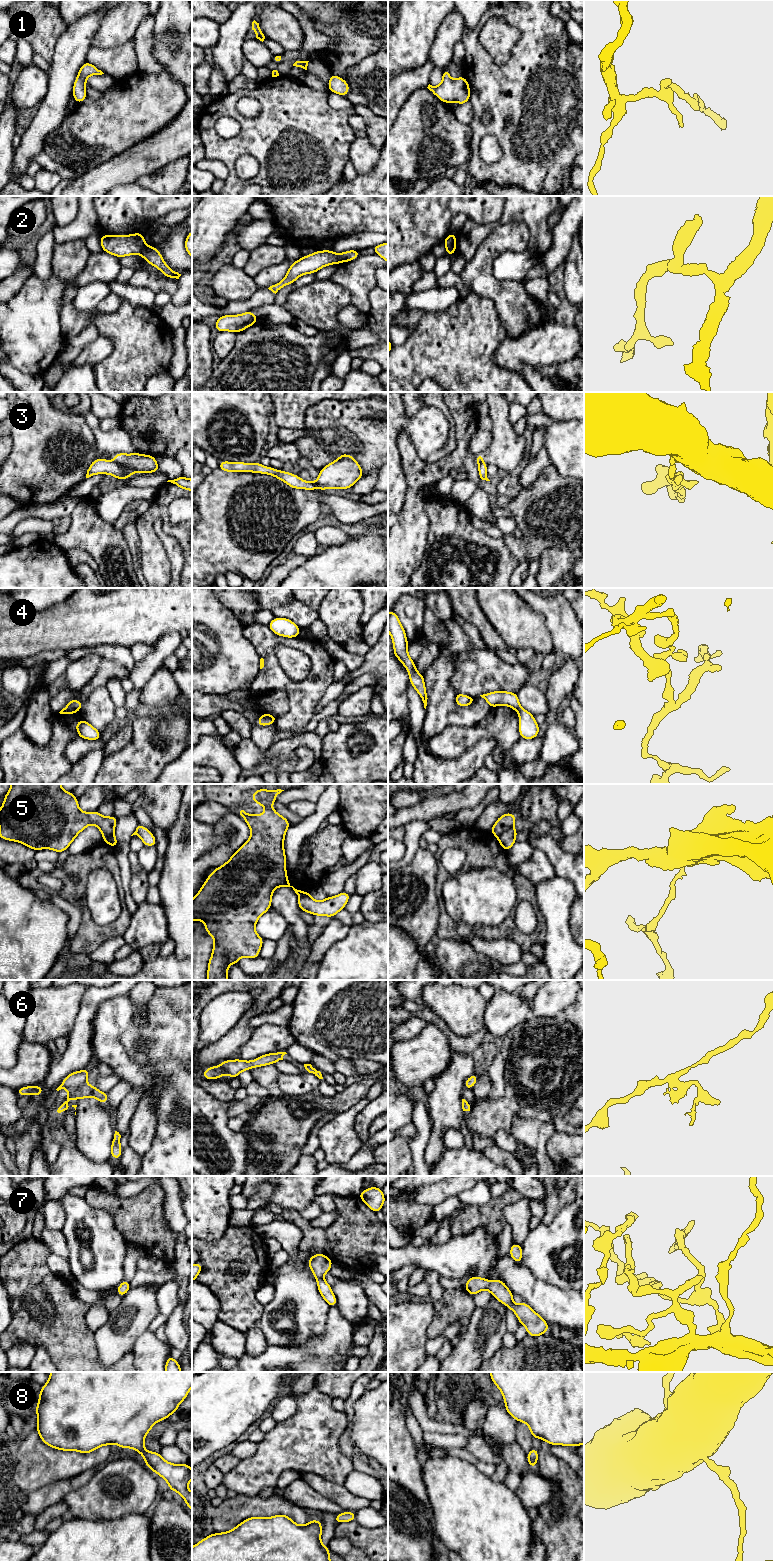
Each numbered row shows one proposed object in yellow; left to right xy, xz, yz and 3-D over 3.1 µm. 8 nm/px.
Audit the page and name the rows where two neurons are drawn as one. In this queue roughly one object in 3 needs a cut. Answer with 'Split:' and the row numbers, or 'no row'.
Split: 2, 3, 4, 5

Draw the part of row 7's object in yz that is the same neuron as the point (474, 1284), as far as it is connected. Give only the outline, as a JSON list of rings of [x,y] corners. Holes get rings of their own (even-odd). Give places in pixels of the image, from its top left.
[[[472,1276],[467,1280],[464,1287],[471,1296],[482,1290],[489,1290],[492,1296],[516,1314],[519,1323],[525,1326],[528,1335],[538,1337],[548,1331],[548,1323],[526,1302],[523,1301],[520,1305],[516,1305],[513,1302],[513,1293],[502,1280],[490,1281],[485,1278]]]

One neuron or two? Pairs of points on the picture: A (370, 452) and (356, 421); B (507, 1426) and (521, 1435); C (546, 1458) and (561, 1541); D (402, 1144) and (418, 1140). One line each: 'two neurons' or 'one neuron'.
A: one neuron
B: two neurons
C: one neuron
D: two neurons

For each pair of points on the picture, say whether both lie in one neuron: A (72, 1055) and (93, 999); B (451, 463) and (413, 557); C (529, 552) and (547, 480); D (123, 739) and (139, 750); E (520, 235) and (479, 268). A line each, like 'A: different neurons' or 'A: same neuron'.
A: same neuron
B: same neuron
C: same neuron
D: different neurons
E: same neuron

